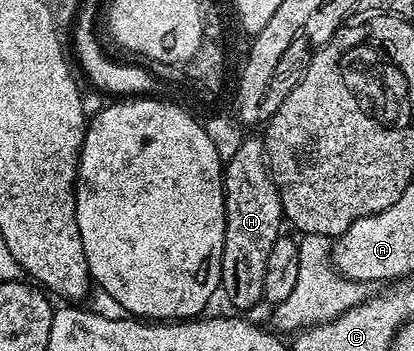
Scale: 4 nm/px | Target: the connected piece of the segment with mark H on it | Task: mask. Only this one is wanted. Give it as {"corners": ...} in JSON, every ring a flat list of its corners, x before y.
{"corners":[[245,135,241,146,235,151,234,156,224,164,224,217,226,218,226,230,224,231,224,245,222,246,222,270,220,271,220,288,222,296,229,300,236,308,252,308,256,303,264,300,264,283,266,282,266,258,270,258,270,250,274,250,274,242,282,235,282,221,284,220,284,211,278,190,274,186,272,176,268,172,268,159,264,156,264,141,259,135]]}

